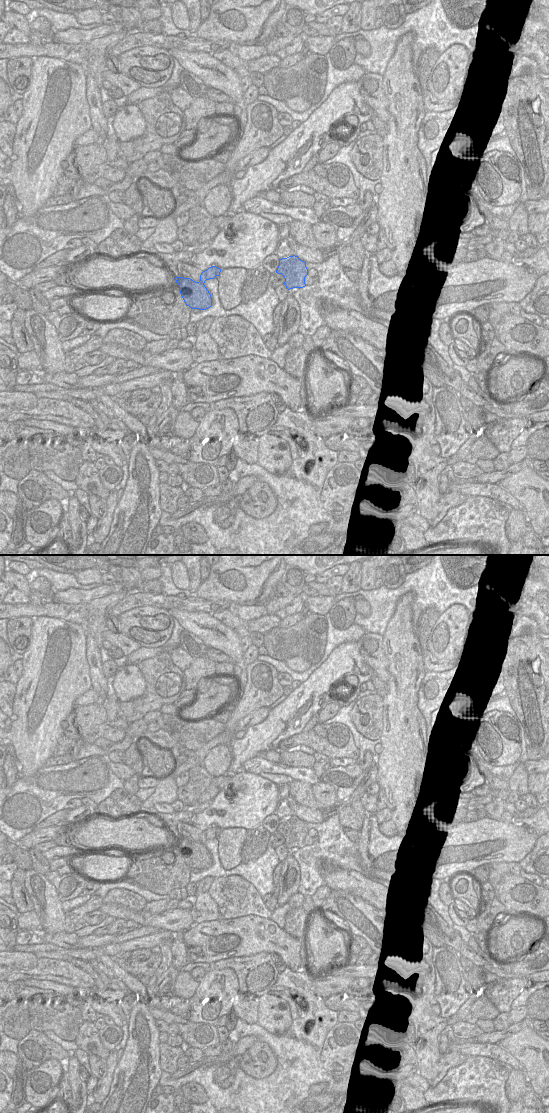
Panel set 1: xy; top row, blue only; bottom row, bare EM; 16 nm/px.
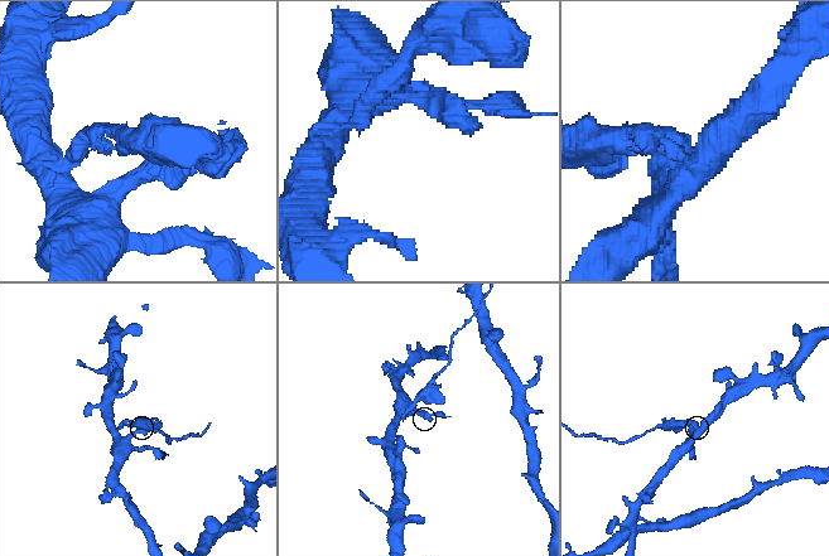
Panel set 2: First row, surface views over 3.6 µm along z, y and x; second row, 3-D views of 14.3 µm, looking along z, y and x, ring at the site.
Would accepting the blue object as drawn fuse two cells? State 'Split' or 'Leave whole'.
Split

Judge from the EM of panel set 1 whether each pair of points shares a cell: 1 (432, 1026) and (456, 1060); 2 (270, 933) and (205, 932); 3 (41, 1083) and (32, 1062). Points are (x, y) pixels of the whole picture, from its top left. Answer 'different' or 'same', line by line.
1: same
2: same
3: different

